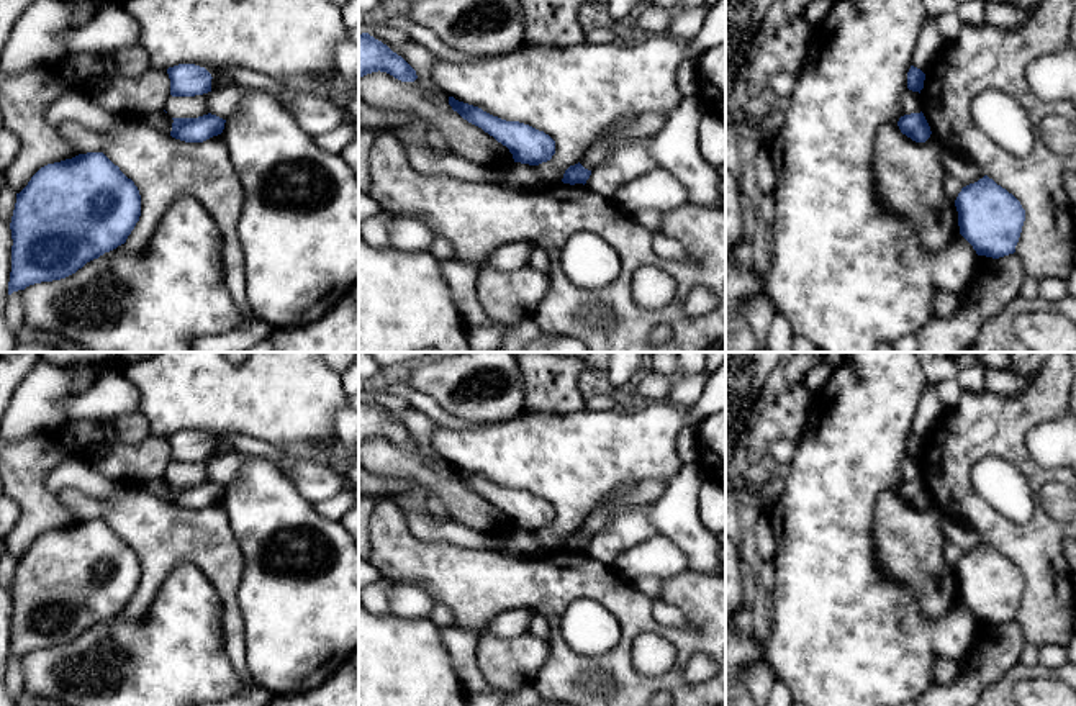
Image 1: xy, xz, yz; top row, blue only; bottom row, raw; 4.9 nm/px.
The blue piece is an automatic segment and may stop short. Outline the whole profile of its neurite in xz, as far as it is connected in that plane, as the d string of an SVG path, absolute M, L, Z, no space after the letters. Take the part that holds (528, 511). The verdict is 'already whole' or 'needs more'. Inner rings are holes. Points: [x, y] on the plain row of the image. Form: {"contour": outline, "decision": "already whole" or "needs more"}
{"contour": "M449 464L449 472L468 490L481 495L498 509L506 513L514 529L539 532L555 521L555 508L529 491L519 488L506 488L483 478L478 473L463 470Z", "decision": "already whole"}

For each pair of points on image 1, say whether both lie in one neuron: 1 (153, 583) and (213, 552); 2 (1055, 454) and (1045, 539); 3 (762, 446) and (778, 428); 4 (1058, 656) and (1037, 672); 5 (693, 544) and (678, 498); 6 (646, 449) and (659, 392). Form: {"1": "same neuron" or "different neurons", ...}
{"1": "same neuron", "2": "different neurons", "3": "same neuron", "4": "different neurons", "5": "same neuron", "6": "different neurons"}

